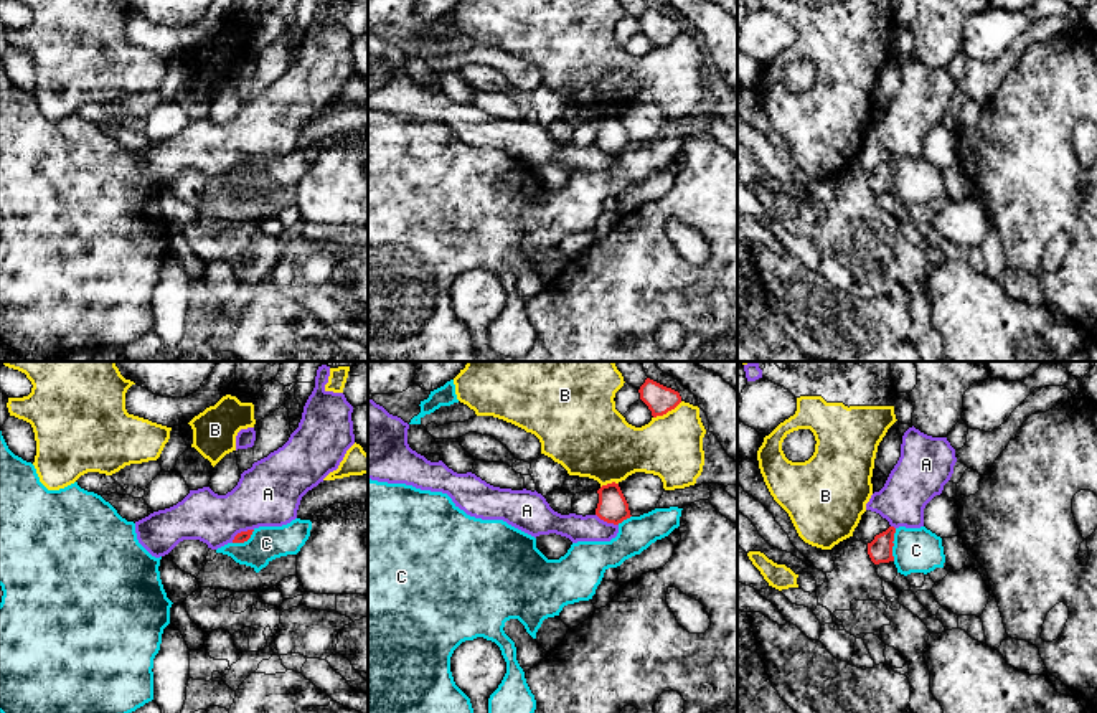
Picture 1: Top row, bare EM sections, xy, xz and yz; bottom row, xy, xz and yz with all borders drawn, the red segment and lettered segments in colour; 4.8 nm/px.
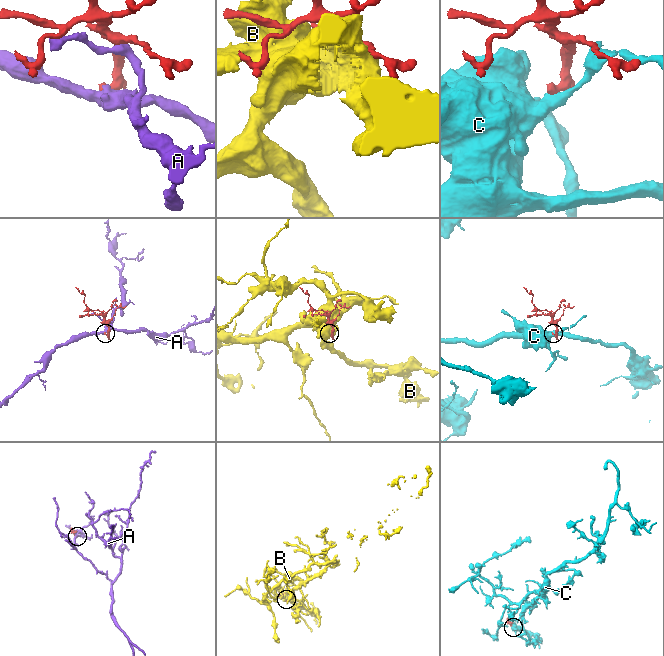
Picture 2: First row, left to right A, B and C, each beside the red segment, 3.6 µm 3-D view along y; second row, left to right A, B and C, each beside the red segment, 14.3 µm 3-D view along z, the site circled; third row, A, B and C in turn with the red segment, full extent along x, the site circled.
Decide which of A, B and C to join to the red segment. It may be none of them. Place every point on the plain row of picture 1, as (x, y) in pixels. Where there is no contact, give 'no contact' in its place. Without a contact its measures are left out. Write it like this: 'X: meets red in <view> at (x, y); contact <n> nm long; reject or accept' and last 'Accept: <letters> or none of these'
A: meets red in xy at (241, 162); contact 130 nm long; reject
B: meets red in xz at (667, 42); contact 170 nm long; reject
C: meets red in yz at (893, 175); contact 160 nm long; reject
Accept: none of these

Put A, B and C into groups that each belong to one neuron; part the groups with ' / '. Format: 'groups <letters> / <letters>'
groups A / B / C

